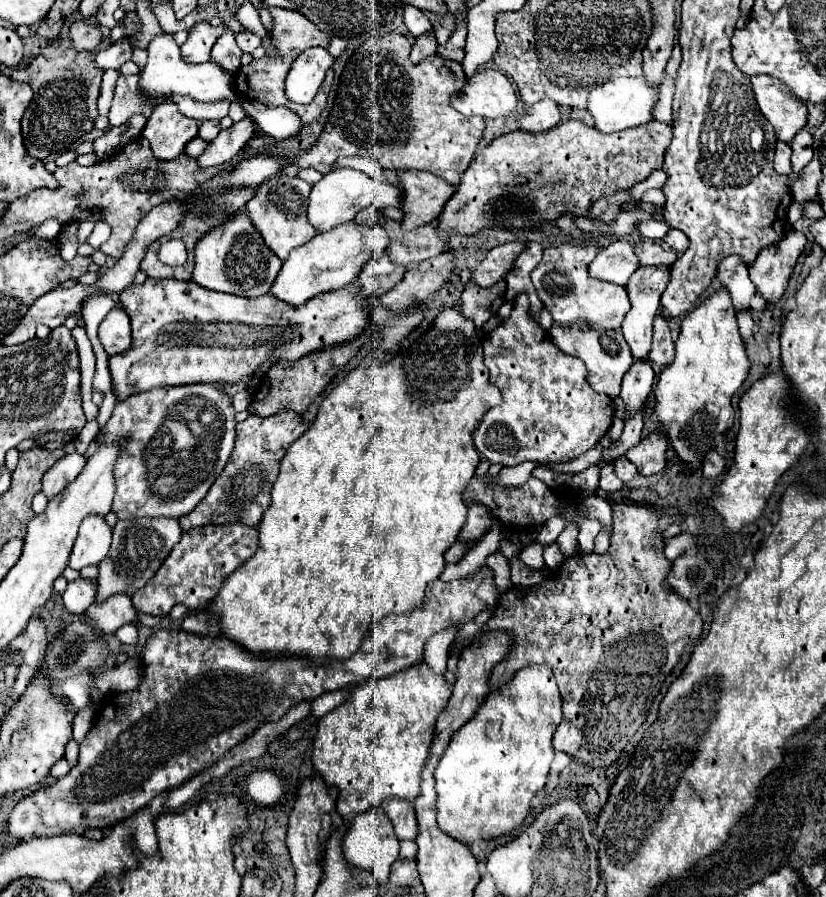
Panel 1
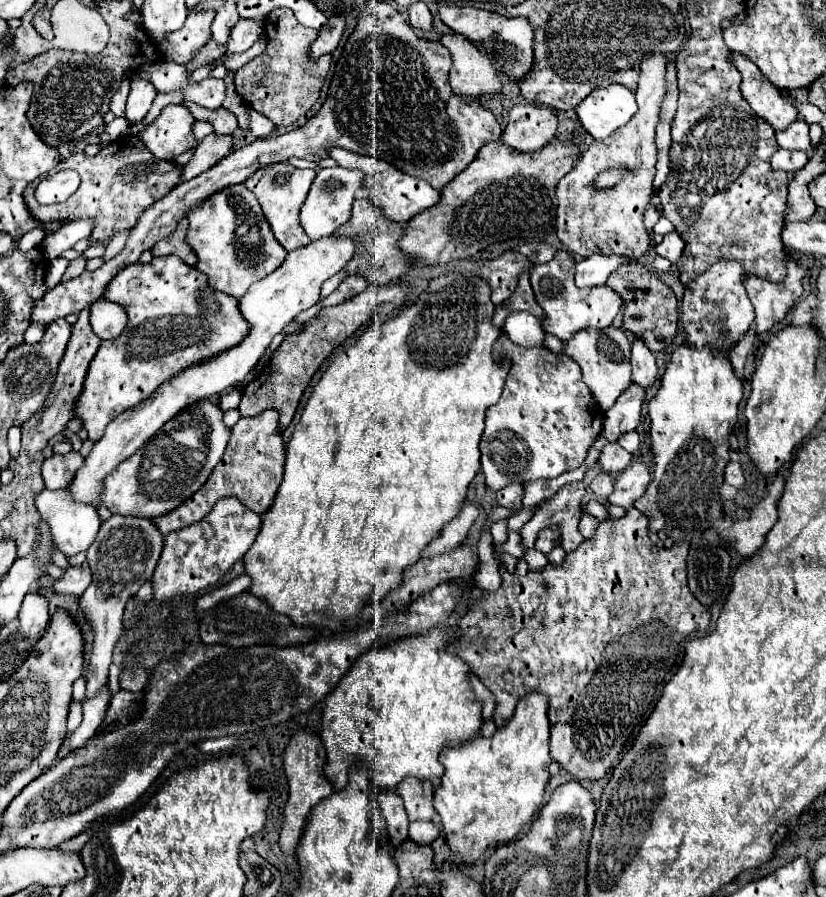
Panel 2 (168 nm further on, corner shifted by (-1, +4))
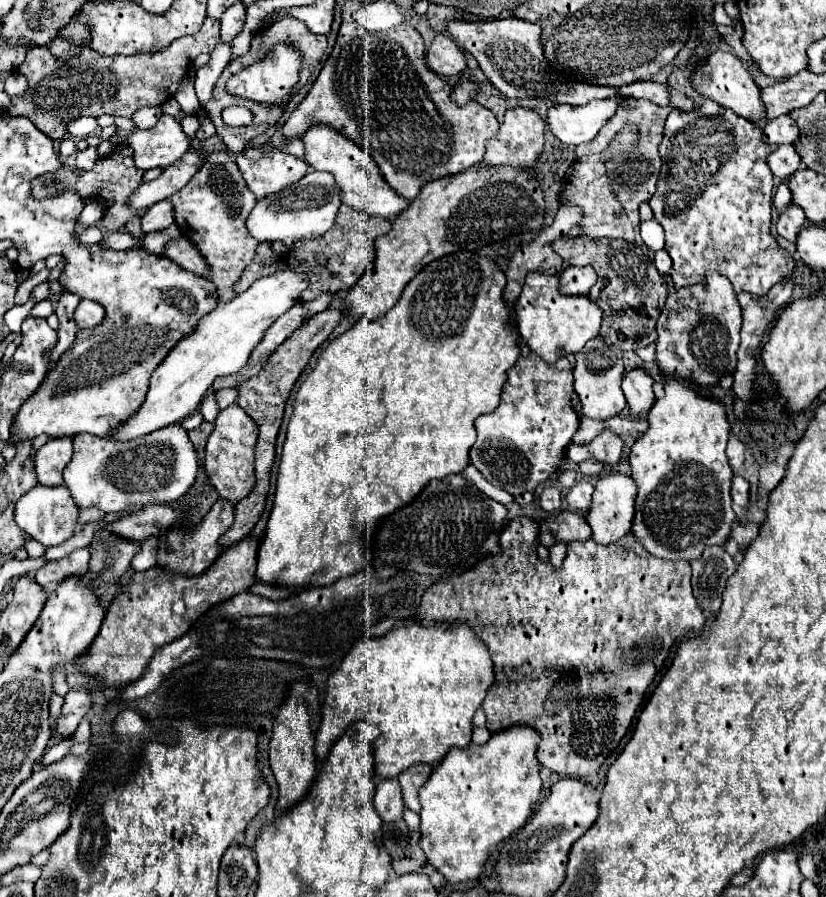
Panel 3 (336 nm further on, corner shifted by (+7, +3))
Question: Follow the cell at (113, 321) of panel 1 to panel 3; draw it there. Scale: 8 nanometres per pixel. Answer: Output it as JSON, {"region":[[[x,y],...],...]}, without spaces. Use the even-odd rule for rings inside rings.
{"region":[[[82,300],[80,306],[76,308],[74,320],[78,324],[78,328],[86,330],[86,328],[96,328],[102,324],[106,316],[106,310],[98,304],[98,302],[90,302],[90,300]]]}

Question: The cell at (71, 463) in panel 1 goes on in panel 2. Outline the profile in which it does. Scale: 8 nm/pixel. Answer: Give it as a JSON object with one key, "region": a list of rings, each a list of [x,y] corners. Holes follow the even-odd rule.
{"region":[[[70,451],[66,455],[52,455],[44,459],[42,477],[46,489],[66,489],[82,465],[84,457],[78,451]]]}

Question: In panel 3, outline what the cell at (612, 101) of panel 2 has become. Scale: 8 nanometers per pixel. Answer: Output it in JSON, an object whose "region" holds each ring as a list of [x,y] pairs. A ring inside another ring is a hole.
{"region":[[[622,96],[594,100],[586,106],[556,104],[550,108],[546,124],[560,142],[578,146],[596,138],[598,130],[610,120],[610,116],[614,116],[620,102]]]}

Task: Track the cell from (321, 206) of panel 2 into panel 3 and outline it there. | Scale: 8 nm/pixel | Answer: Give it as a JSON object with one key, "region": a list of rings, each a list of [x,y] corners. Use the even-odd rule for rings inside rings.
{"region":[[[312,170],[302,180],[298,180],[298,184],[286,188],[286,192],[278,192],[278,196],[258,200],[246,224],[250,228],[250,234],[260,242],[280,240],[284,244],[292,244],[298,240],[318,238],[324,232],[328,232],[334,226],[340,206],[342,206],[342,196],[334,176],[330,172]]]}

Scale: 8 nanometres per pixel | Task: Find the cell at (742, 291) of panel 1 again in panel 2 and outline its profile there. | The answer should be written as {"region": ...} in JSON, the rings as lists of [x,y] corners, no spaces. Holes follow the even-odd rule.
{"region":[[[718,261],[706,273],[698,275],[698,279],[686,285],[682,305],[682,331],[684,343],[692,349],[702,349],[704,345],[710,347],[712,353],[728,355],[730,349],[740,341],[742,335],[752,327],[754,321],[754,307],[746,295],[742,285],[742,267],[738,261]]]}

